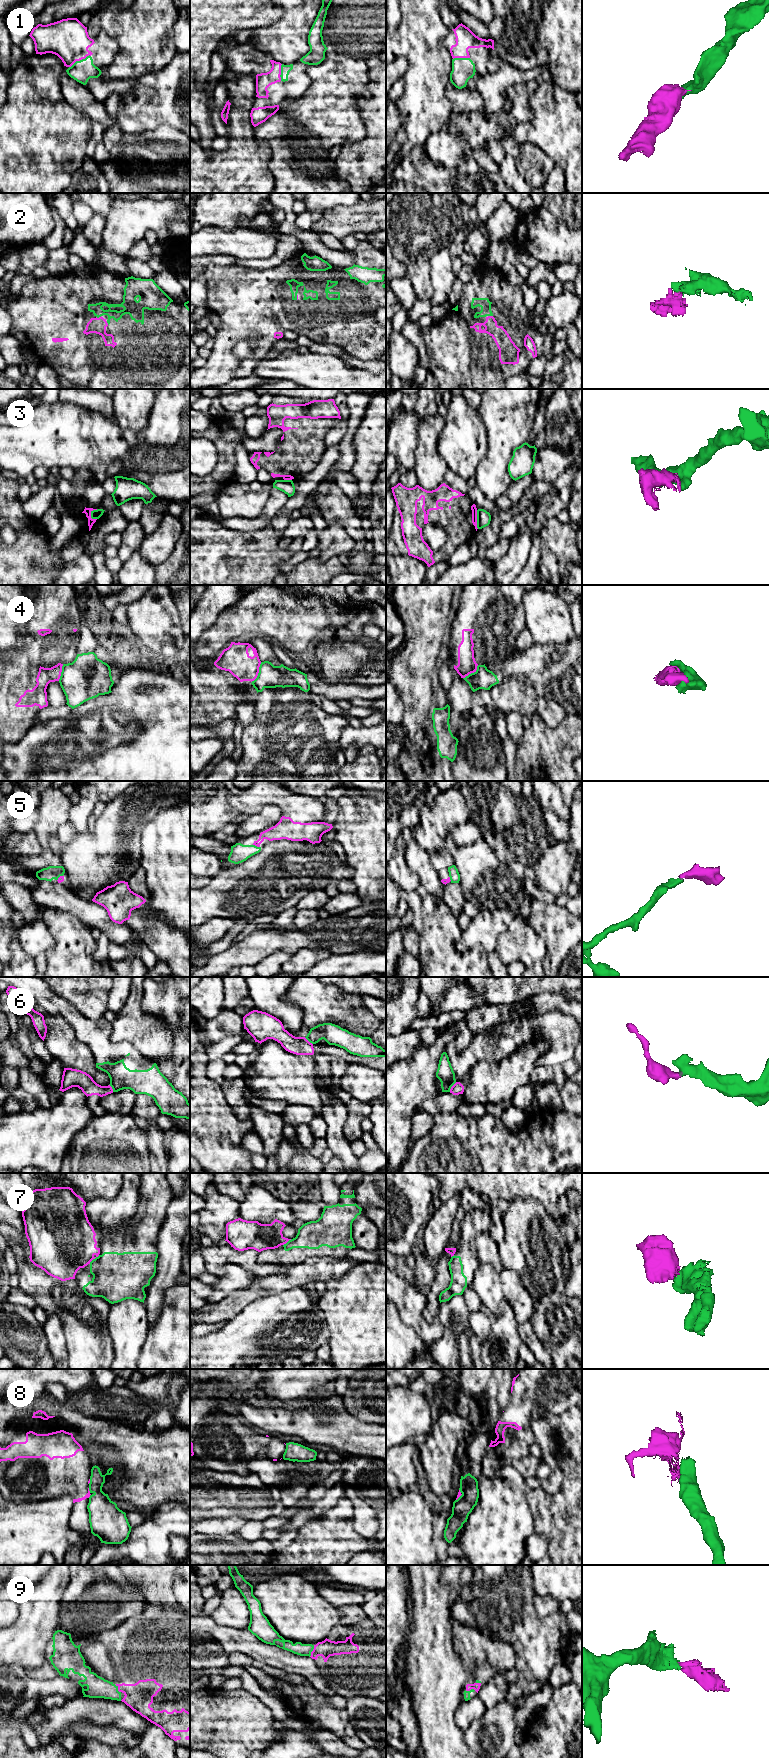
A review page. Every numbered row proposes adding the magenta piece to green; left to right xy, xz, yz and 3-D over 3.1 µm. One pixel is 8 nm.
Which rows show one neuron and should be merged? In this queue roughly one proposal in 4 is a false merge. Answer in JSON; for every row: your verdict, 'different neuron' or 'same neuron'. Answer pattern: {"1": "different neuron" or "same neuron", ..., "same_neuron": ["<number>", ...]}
{"1": "same neuron", "2": "same neuron", "3": "different neuron", "4": "different neuron", "5": "same neuron", "6": "different neuron", "7": "different neuron", "8": "different neuron", "9": "same neuron", "same_neuron": ["1", "2", "5", "9"]}

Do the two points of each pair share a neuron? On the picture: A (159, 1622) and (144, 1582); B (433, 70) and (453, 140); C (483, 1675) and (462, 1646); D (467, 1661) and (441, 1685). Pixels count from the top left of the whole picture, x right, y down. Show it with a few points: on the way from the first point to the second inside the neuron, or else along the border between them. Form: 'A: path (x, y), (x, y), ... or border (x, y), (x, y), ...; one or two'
A: border (147, 1603), (175, 1607); two
B: border (453, 111), (449, 120), (438, 131), (429, 136); two
C: path (481, 1668), (481, 1665), (469, 1653); one
D: border (452, 1644), (468, 1679); two

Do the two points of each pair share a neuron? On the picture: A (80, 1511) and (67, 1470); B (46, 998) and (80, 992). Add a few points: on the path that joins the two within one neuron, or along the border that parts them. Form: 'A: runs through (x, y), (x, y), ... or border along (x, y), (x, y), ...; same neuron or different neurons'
A: runs through (80, 1501), (80, 1492), (74, 1480); same neuron
B: border along (49, 987), (78, 1009); different neurons

